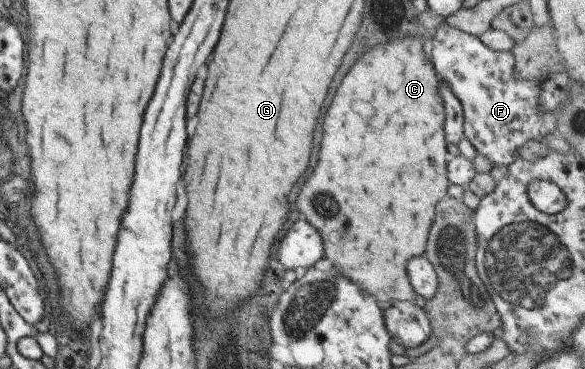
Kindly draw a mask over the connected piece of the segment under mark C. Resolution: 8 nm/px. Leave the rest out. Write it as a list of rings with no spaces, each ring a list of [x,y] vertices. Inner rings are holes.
[[[410,34],[404,39],[394,39],[390,43],[380,43],[374,49],[368,49],[362,59],[358,59],[354,63],[354,67],[348,71],[348,75],[342,79],[328,111],[324,117],[324,137],[322,137],[322,149],[320,149],[320,159],[316,163],[316,169],[312,171],[310,179],[304,183],[304,187],[300,189],[298,195],[298,209],[302,213],[306,213],[306,219],[318,229],[322,231],[324,237],[324,257],[332,259],[333,269],[338,270],[341,274],[346,275],[358,286],[364,288],[369,294],[372,294],[380,305],[382,311],[386,311],[392,302],[402,299],[409,299],[415,302],[417,293],[414,291],[412,284],[408,281],[406,275],[406,261],[412,257],[418,257],[424,253],[426,249],[426,241],[428,241],[428,231],[432,227],[434,221],[434,211],[438,201],[442,201],[446,197],[446,189],[448,189],[448,173],[446,173],[446,141],[444,141],[444,119],[446,119],[446,111],[442,107],[443,99],[438,91],[441,80],[435,72],[435,67],[429,59],[426,59],[422,46],[424,41],[419,35]]]

